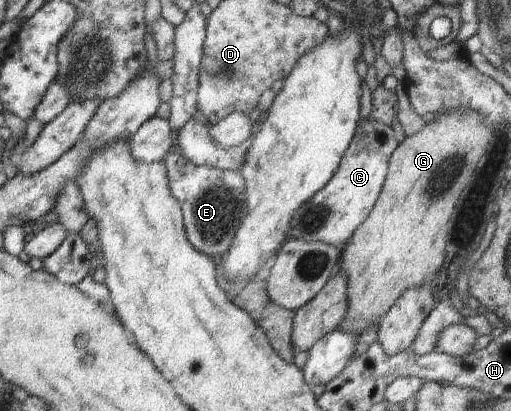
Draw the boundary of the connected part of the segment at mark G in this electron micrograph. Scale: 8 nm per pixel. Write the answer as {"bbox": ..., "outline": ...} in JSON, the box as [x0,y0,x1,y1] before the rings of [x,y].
{"bbox":[339,109,494,333],"outline":[[[456,109],[446,113],[436,113],[435,120],[416,134],[406,136],[389,161],[388,175],[368,219],[354,231],[352,237],[343,245],[341,269],[348,277],[348,313],[339,329],[348,333],[364,333],[368,327],[379,323],[396,303],[396,299],[406,289],[423,285],[428,275],[435,275],[444,263],[444,247],[448,235],[448,219],[452,209],[470,183],[479,159],[484,157],[494,127],[482,125],[482,115],[474,109]]]}

